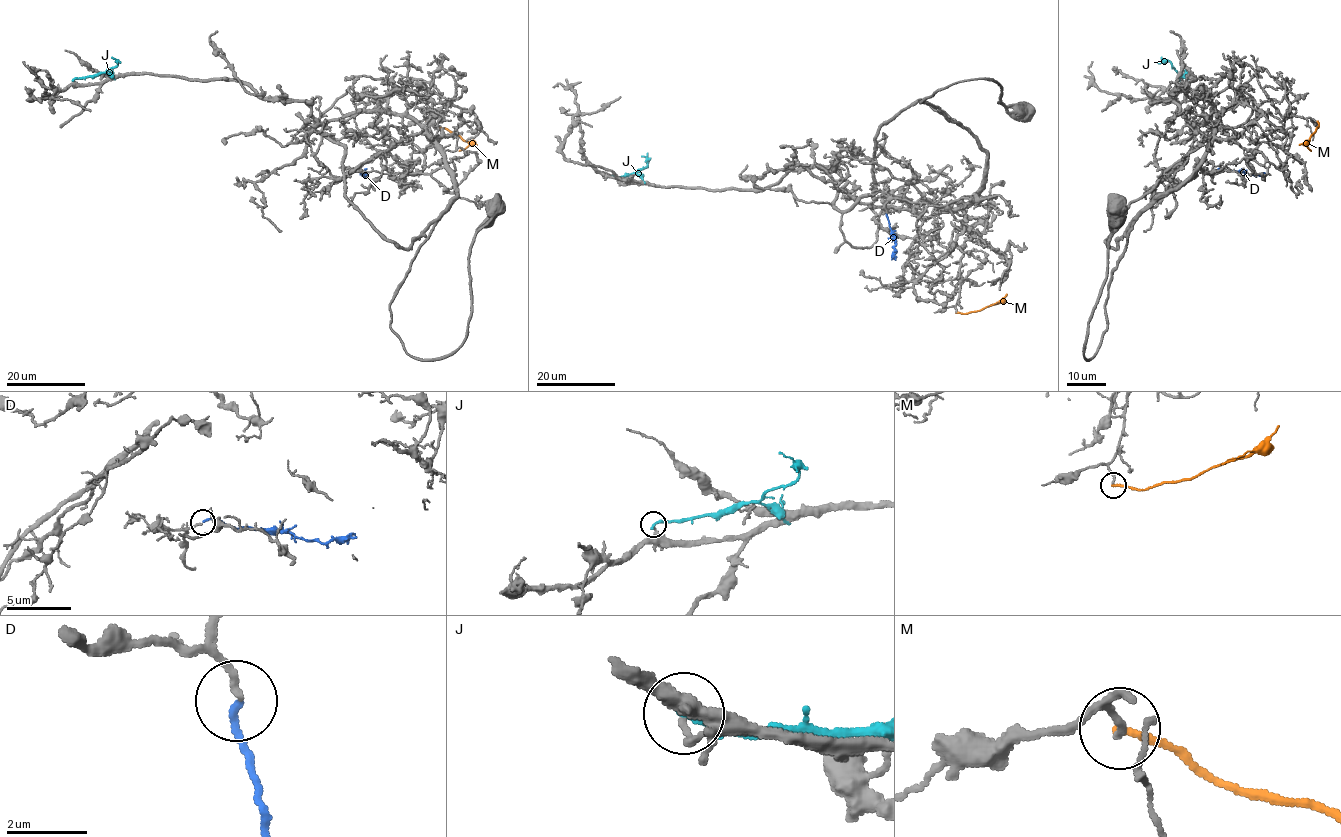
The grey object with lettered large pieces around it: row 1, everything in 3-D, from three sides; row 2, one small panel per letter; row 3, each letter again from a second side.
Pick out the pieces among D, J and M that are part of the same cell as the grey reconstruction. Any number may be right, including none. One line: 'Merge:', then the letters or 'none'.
Merge: D

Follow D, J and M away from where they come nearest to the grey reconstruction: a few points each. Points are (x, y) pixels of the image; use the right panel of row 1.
D: (1217, 169), (1252, 175), (1264, 172)
J: (1180, 79), (1182, 77), (1169, 61), (1161, 57)
M: (1317, 121), (1318, 126), (1307, 144), (1311, 150)

